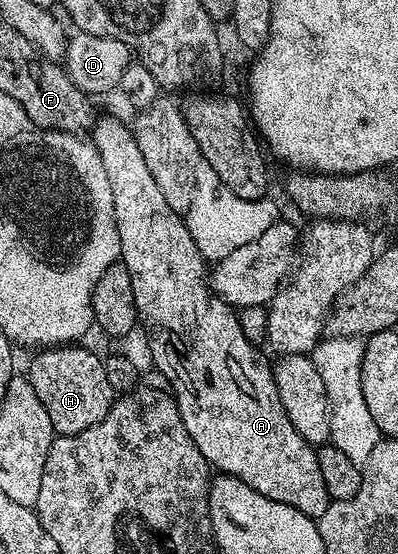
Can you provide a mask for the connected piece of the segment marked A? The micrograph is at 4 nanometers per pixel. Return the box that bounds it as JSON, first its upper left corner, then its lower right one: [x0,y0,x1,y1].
[91,114,331,521]

